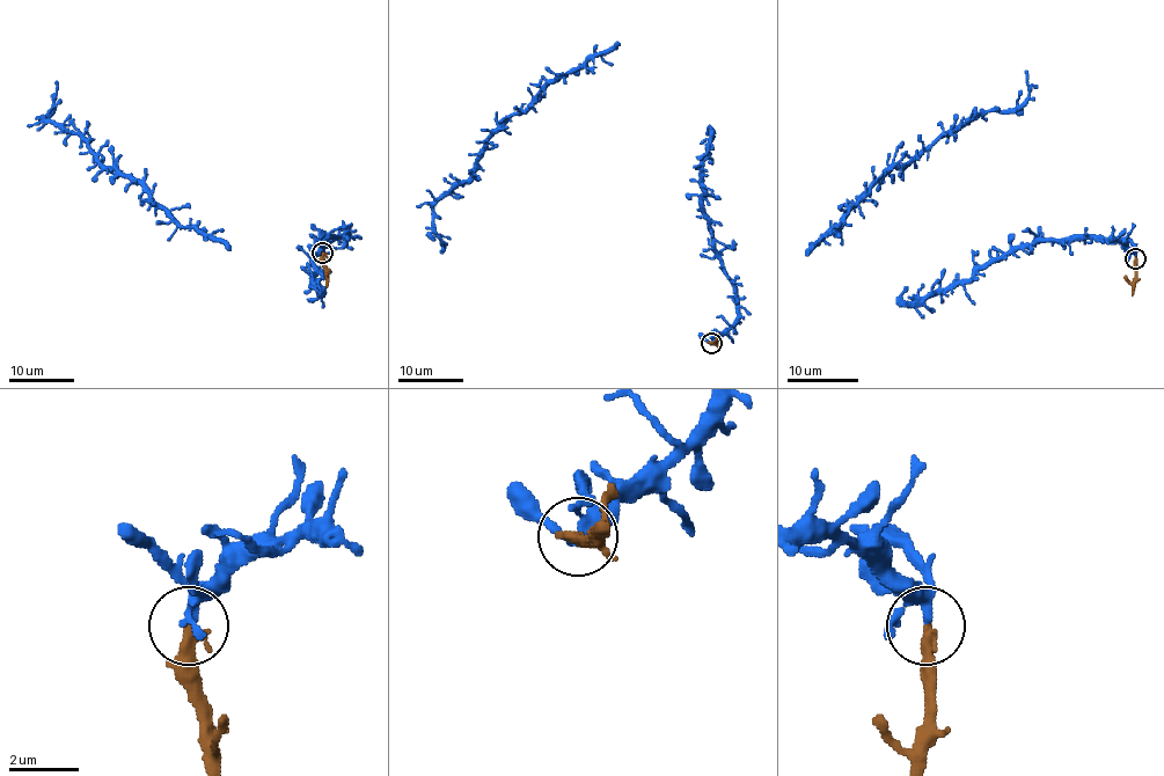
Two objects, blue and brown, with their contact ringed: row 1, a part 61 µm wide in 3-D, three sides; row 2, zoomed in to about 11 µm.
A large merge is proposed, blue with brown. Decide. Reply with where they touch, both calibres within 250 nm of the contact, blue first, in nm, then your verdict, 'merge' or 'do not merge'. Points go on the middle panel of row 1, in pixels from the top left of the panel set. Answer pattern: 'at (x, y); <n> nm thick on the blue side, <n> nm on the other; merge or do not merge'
at (711, 343); 180 nm thick on the blue side, 320 nm on the other; merge

